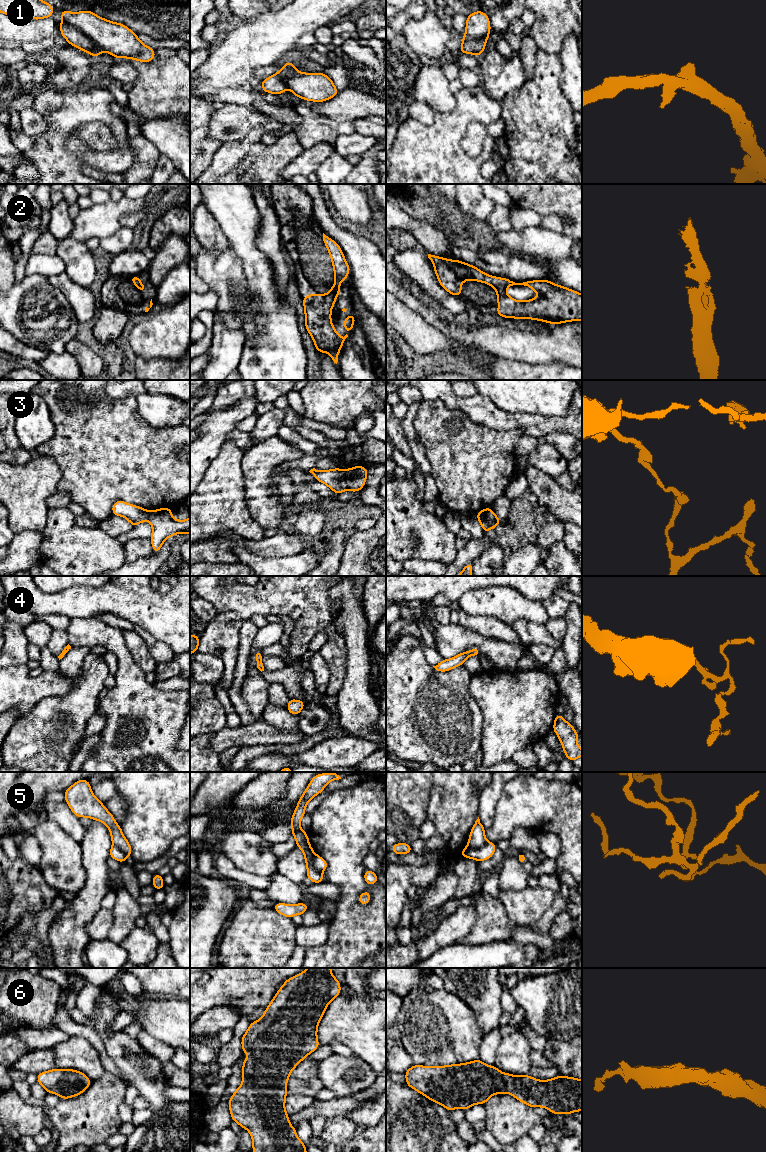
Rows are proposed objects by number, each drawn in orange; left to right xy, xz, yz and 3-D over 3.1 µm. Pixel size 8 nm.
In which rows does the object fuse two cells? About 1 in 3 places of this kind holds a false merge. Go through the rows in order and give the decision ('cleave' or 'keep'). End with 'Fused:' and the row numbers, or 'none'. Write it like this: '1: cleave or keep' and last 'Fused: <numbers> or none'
1: cleave
2: keep
3: cleave
4: keep
5: cleave
6: keep
Fused: 1, 3, 5

